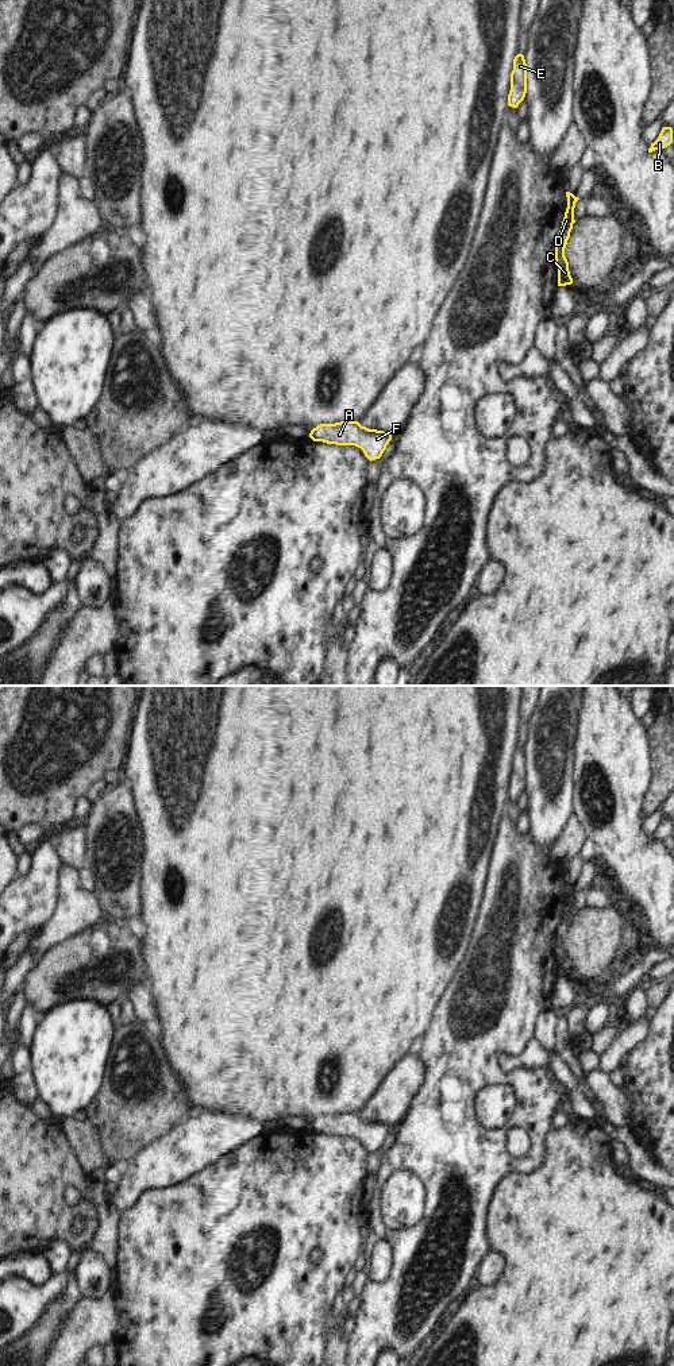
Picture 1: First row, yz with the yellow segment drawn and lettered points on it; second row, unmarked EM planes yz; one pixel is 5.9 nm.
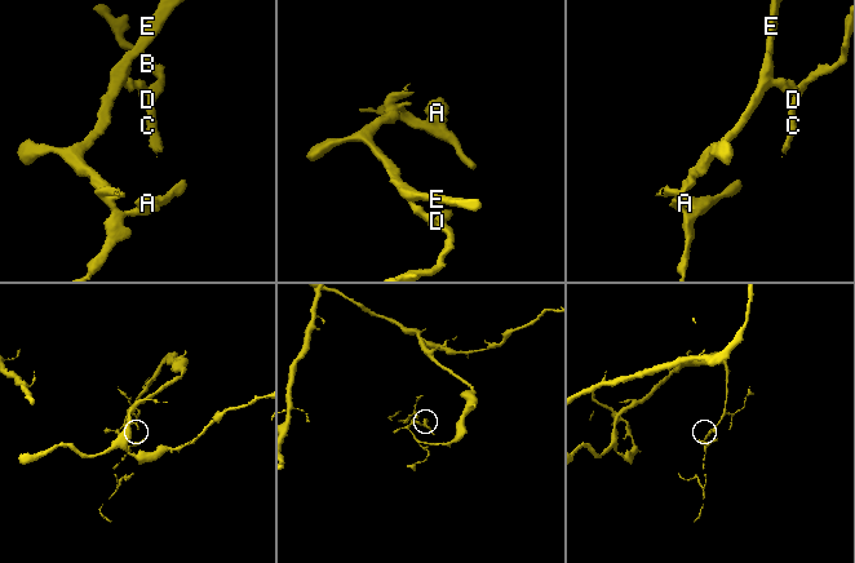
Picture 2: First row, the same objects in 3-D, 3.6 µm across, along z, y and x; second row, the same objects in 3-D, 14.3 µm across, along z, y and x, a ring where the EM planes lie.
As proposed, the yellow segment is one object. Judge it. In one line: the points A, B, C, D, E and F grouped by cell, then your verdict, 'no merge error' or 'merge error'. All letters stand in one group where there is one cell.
A E F / B C D | merge error

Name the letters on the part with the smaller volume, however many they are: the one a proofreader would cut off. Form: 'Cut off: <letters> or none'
Cut off: B, C, D

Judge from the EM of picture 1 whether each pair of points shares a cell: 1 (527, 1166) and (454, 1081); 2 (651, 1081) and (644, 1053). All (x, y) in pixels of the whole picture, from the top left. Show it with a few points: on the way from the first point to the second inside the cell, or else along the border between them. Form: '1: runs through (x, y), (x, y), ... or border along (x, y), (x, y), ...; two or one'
1: runs through (500, 1160), (454, 1116), (454, 1108); one
2: runs through (651, 1075), (651, 1060); one

